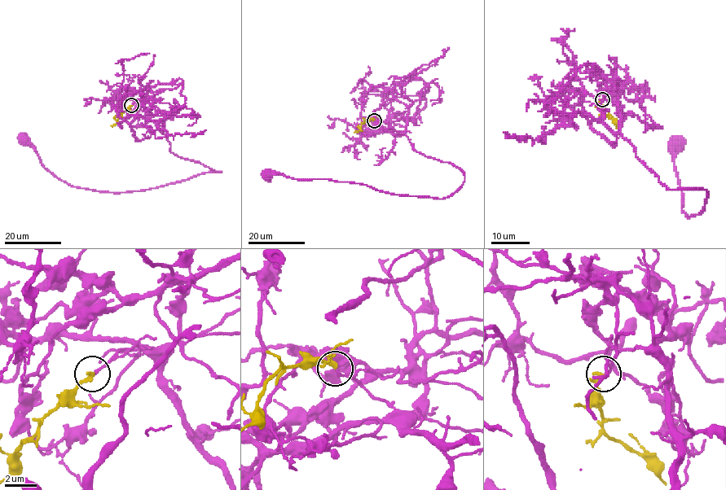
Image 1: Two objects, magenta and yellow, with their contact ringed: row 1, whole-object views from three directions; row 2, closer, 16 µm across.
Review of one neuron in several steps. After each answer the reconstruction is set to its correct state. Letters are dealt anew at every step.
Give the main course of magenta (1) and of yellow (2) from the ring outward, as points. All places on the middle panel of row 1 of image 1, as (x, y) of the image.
1: (374, 120), (387, 132), (403, 133), (425, 155), (459, 168), (464, 183), (435, 199), (266, 174)
2: (374, 120), (365, 120), (354, 133)

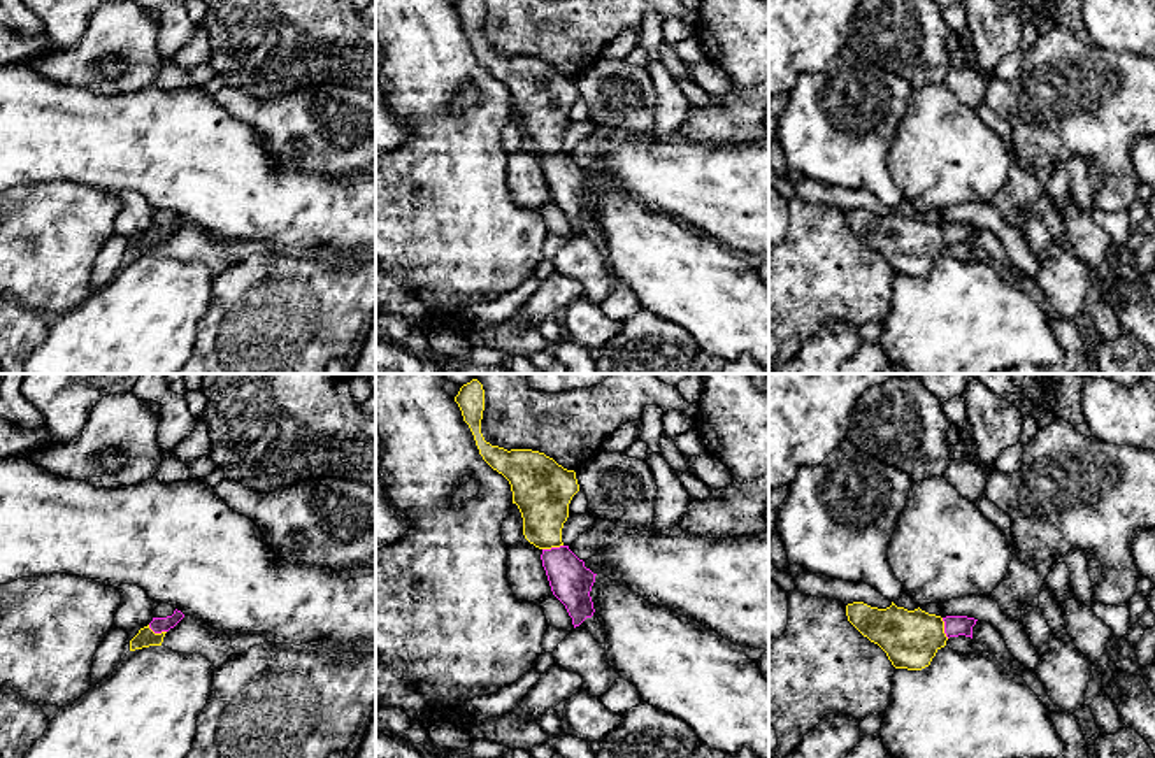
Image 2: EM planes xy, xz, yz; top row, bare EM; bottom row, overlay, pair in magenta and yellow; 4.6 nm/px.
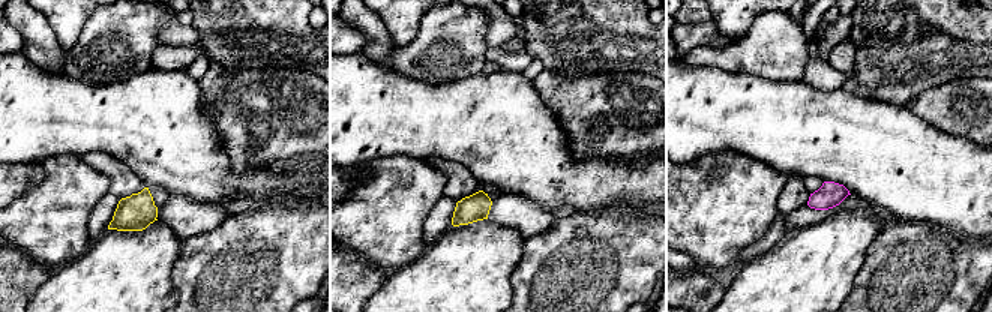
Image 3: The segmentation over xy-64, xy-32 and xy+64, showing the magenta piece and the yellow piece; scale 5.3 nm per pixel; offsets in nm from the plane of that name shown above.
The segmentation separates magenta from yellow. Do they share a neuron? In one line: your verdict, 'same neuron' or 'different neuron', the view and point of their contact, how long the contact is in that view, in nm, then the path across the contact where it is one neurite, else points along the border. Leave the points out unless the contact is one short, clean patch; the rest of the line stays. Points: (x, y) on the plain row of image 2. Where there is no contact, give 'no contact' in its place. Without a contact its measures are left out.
same neuron | xz (552, 155) | 100 nm | across xz (571, 188), (552, 155), (543, 135), (543, 102)

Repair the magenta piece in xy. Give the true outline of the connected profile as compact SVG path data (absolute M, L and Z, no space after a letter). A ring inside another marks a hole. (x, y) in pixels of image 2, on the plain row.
M174 218L172 223L167 225L153 225L153 228L140 235L139 240L130 247L130 258L161 253L165 240L174 235L184 221L181 218Z

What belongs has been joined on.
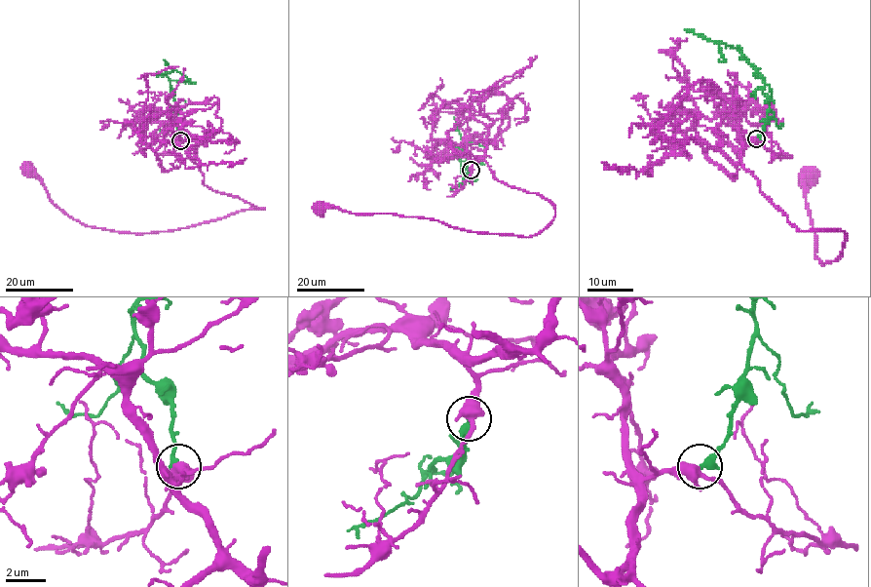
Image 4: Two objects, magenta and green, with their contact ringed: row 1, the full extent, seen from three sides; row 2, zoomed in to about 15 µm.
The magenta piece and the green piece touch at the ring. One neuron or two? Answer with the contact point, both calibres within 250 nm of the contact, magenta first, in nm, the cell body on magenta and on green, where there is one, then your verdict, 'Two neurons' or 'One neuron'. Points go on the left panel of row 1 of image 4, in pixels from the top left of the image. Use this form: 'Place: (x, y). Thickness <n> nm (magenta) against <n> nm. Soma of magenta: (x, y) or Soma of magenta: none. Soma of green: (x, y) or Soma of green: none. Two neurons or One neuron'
Place: (180, 140). Thickness 400 nm (magenta) against 380 nm. Soma of magenta: (27, 170). Soma of green: none. One neuron

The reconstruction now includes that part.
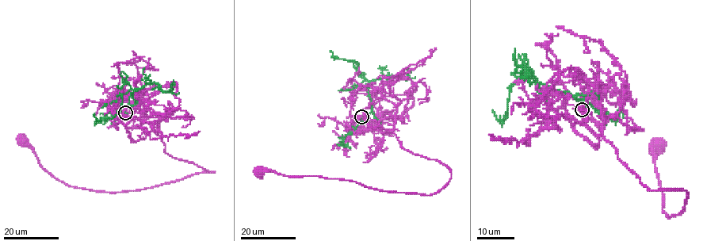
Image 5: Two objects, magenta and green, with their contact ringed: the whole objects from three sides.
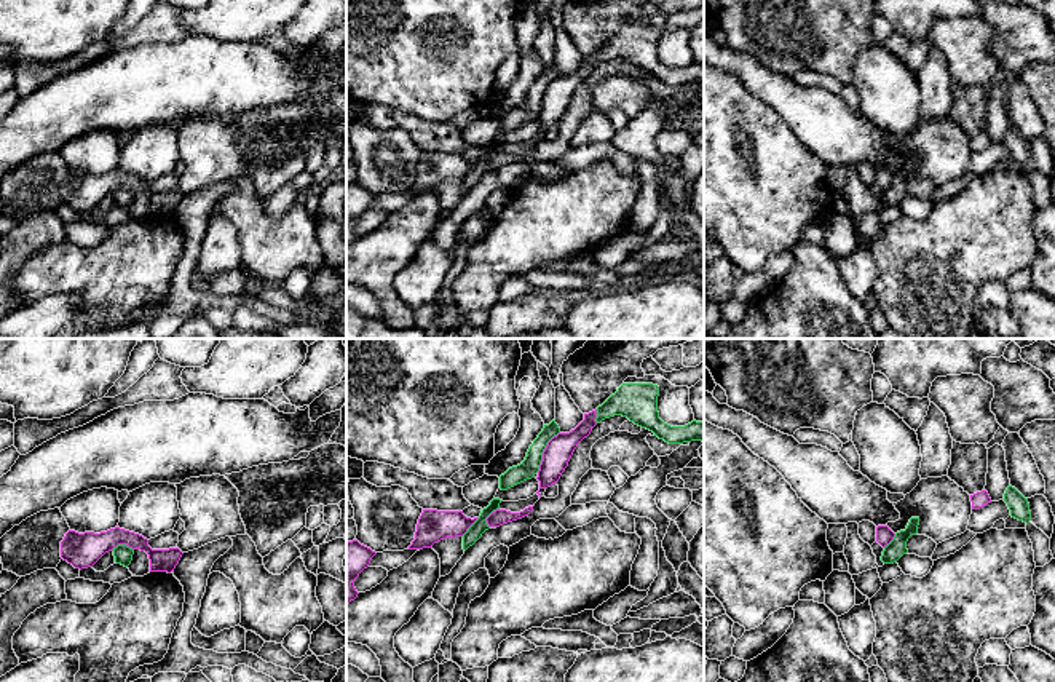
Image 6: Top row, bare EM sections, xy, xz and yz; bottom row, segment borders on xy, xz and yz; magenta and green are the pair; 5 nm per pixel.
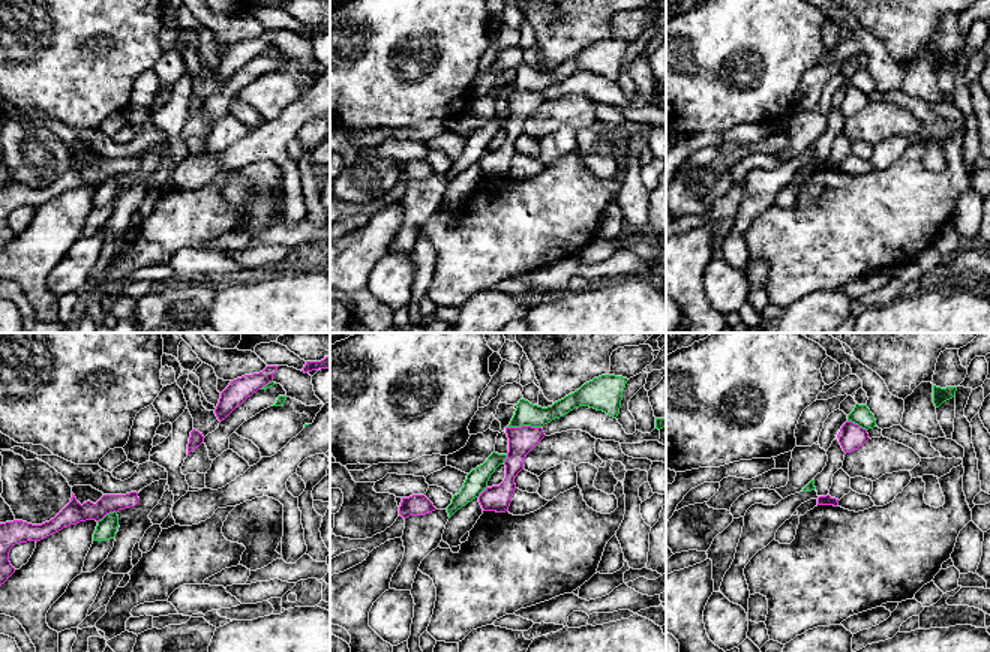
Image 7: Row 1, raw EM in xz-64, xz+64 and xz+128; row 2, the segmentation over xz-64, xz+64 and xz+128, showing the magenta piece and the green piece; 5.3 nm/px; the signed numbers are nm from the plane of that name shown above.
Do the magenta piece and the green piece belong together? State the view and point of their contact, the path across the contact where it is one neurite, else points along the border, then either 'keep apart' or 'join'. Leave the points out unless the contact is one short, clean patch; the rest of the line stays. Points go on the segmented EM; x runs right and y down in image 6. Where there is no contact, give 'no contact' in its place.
contact xz (543, 452); keep apart

